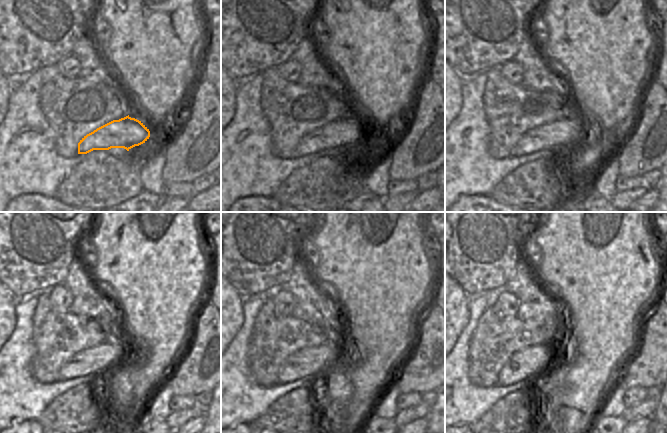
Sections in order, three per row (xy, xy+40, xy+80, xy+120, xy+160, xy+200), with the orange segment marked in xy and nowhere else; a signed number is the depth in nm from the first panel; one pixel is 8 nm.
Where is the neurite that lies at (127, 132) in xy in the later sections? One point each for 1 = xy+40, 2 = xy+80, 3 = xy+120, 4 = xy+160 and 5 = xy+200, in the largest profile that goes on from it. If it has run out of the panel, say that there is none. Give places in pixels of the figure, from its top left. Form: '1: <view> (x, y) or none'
1: xy+40 (344, 132)
2: xy+80 (567, 129)
3: xy+120 (93, 361)
4: xy+160 (307, 363)
5: xy+200 (524, 364)

